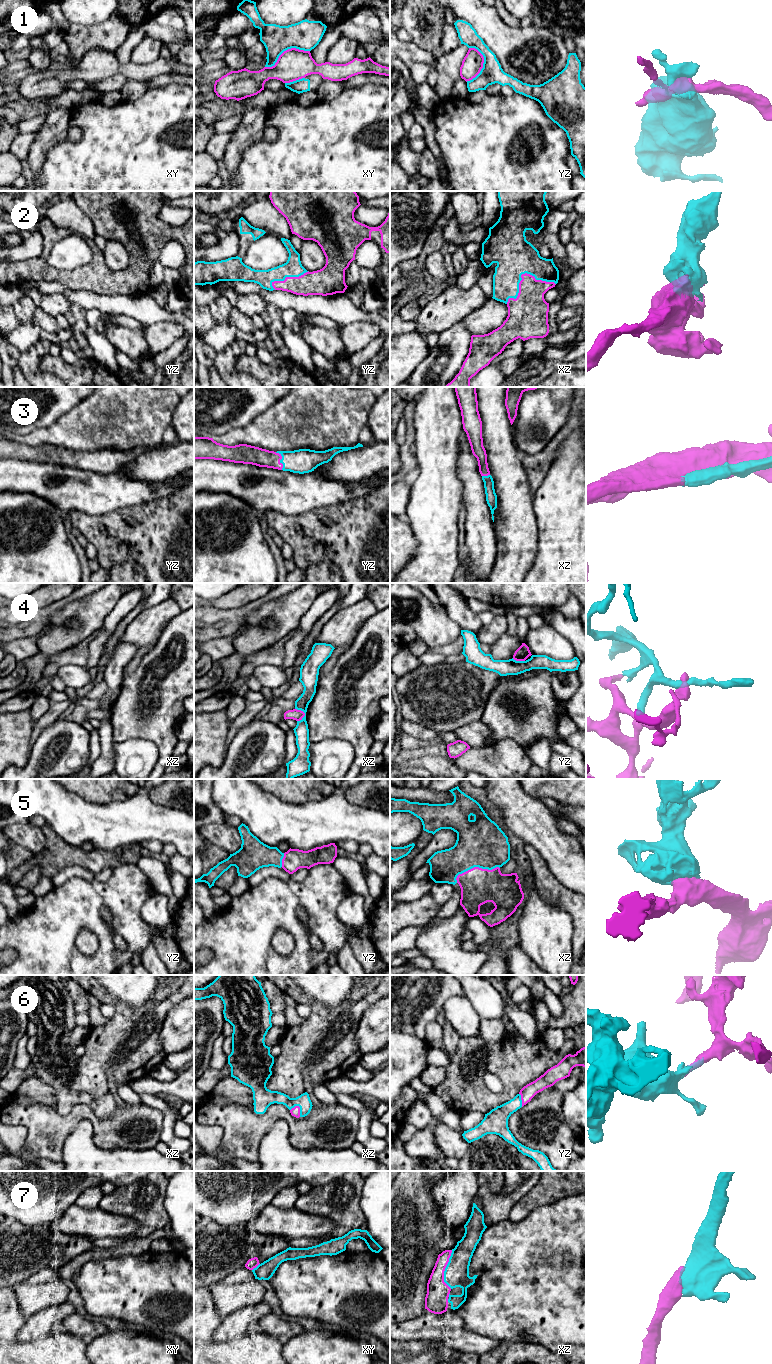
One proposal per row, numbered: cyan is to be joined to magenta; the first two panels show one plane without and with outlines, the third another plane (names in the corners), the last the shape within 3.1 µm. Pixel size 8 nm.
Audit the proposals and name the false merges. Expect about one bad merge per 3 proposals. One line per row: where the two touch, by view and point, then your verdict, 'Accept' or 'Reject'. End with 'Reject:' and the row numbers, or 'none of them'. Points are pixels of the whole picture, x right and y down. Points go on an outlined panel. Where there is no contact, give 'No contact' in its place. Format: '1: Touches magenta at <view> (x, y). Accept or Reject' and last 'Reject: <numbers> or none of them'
1: Touches magenta at xy (286, 50). Reject
2: Touches magenta at xz (521, 275). Accept
3: Touches magenta at yz (280, 459). Accept
4: Touches magenta at xz (304, 713). Reject
5: Touches magenta at xz (476, 867). Accept
6: Touches magenta at xz (299, 1107). Accept
7: Touches magenta at xz (444, 1269). Accept
Reject: 1, 4

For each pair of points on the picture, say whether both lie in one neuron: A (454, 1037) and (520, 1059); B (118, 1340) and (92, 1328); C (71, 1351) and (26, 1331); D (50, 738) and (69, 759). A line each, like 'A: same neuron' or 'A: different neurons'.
A: different neurons
B: different neurons
C: different neurons
D: same neuron

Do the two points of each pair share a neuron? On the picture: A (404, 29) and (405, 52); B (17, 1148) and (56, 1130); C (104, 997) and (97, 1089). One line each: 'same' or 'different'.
A: different
B: different
C: same

